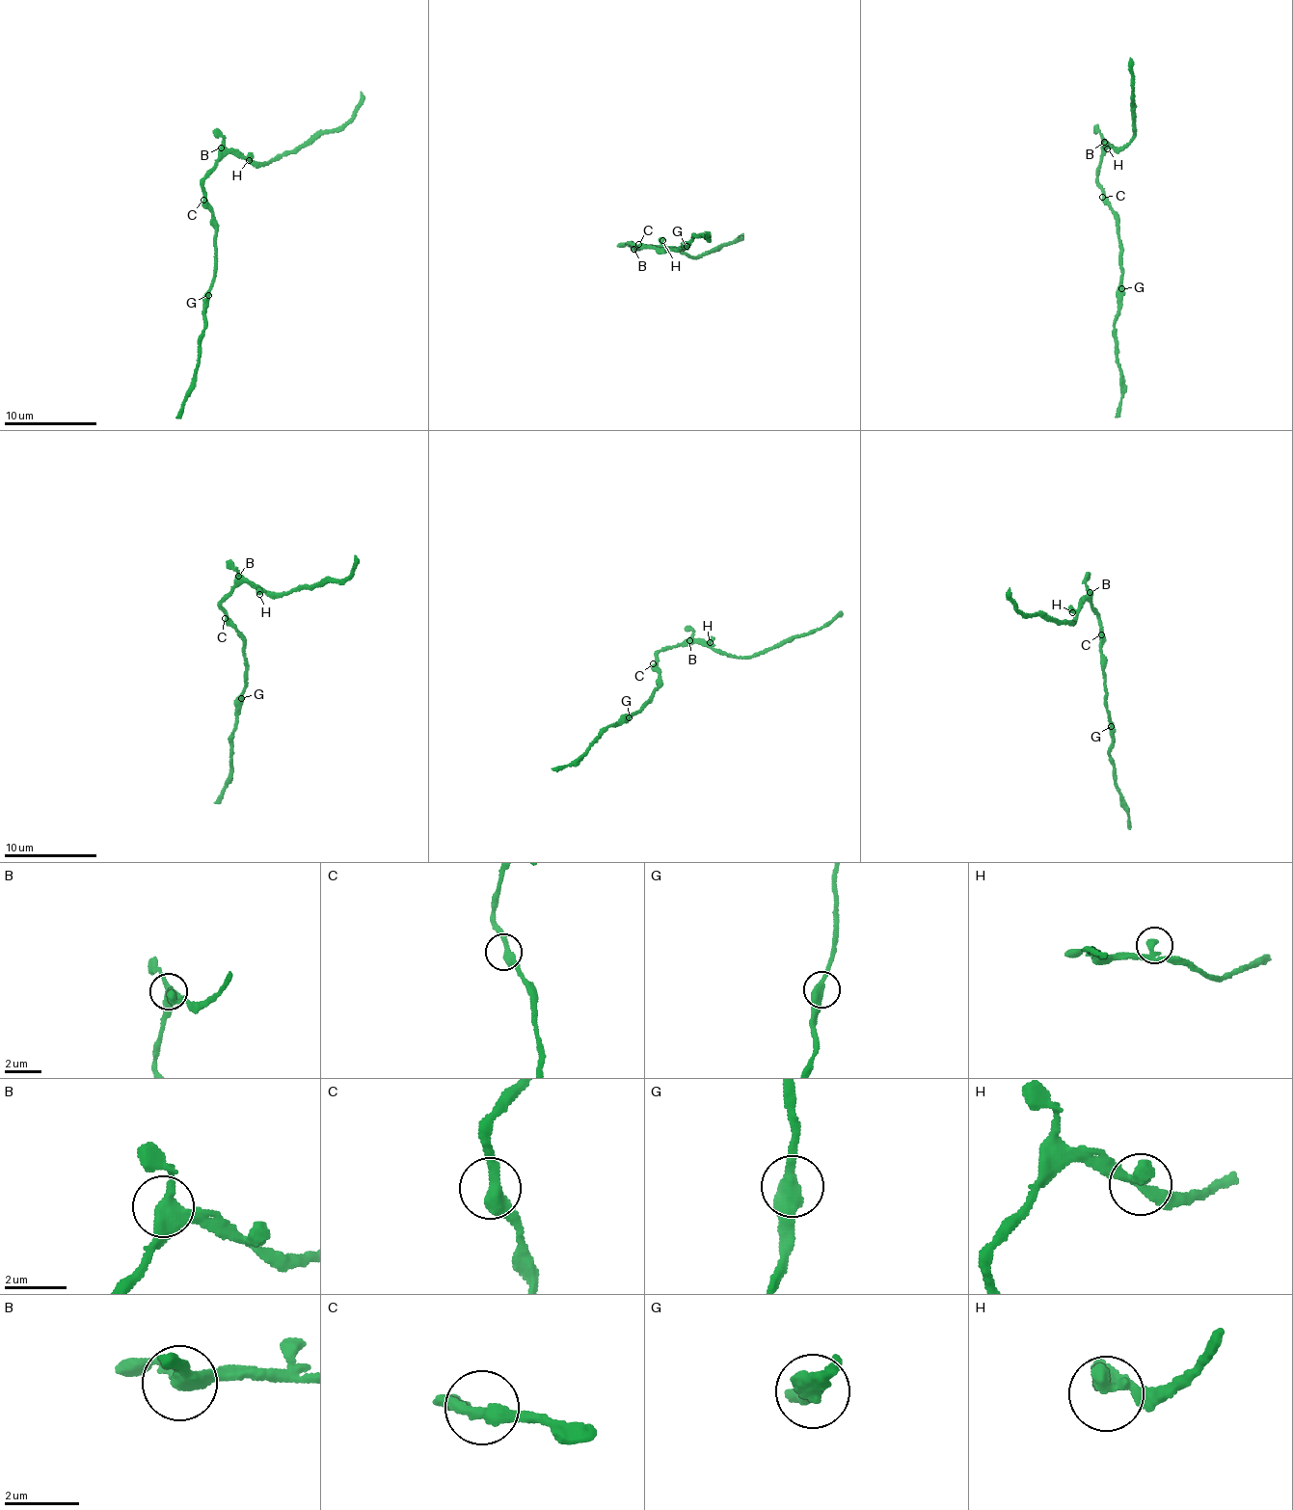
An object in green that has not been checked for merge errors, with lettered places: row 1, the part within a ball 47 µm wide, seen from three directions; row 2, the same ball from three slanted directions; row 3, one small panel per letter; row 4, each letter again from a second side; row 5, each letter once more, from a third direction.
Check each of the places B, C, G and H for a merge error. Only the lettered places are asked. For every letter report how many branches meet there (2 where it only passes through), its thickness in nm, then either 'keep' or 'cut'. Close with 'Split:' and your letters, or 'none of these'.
B: 3 branches meet; 380 nm thick; keep
C: 2 branches meet; 360 nm thick; keep
G: 2 branches meet; 440 nm thick; keep
H: 2 branches meet; 320 nm thick; keep
Split: none of these

